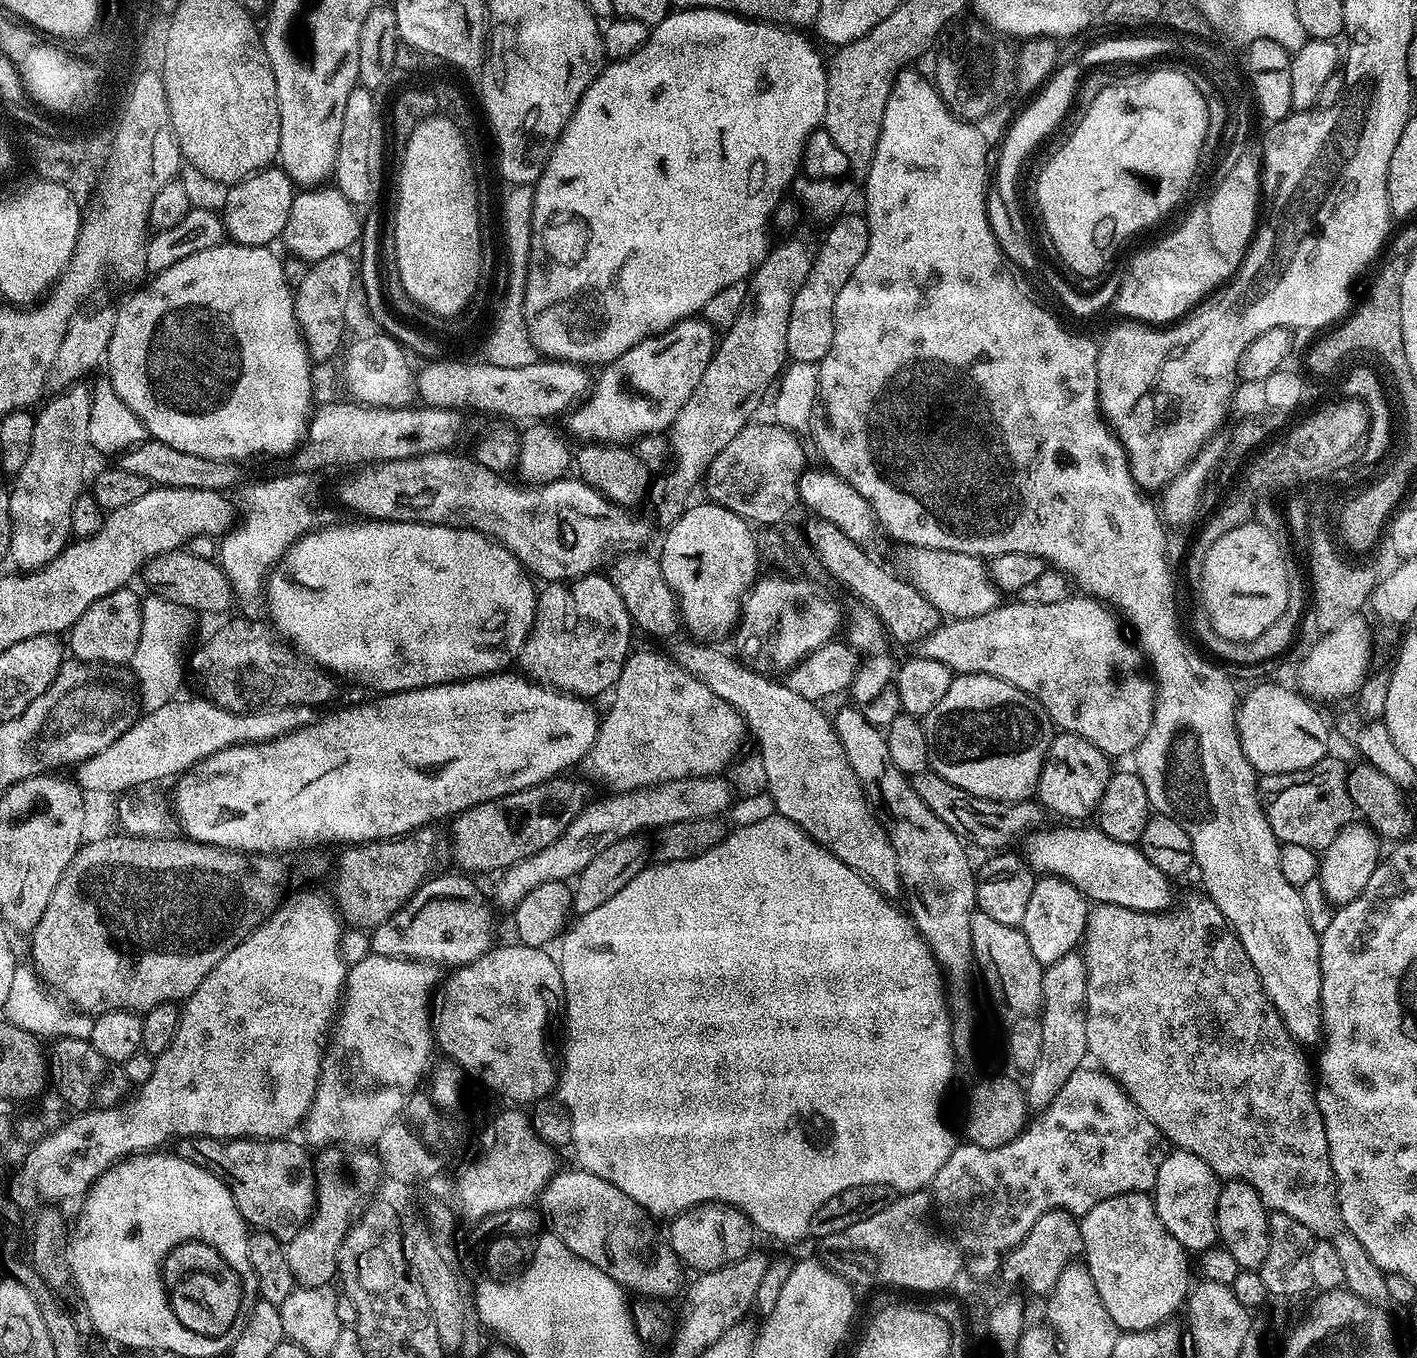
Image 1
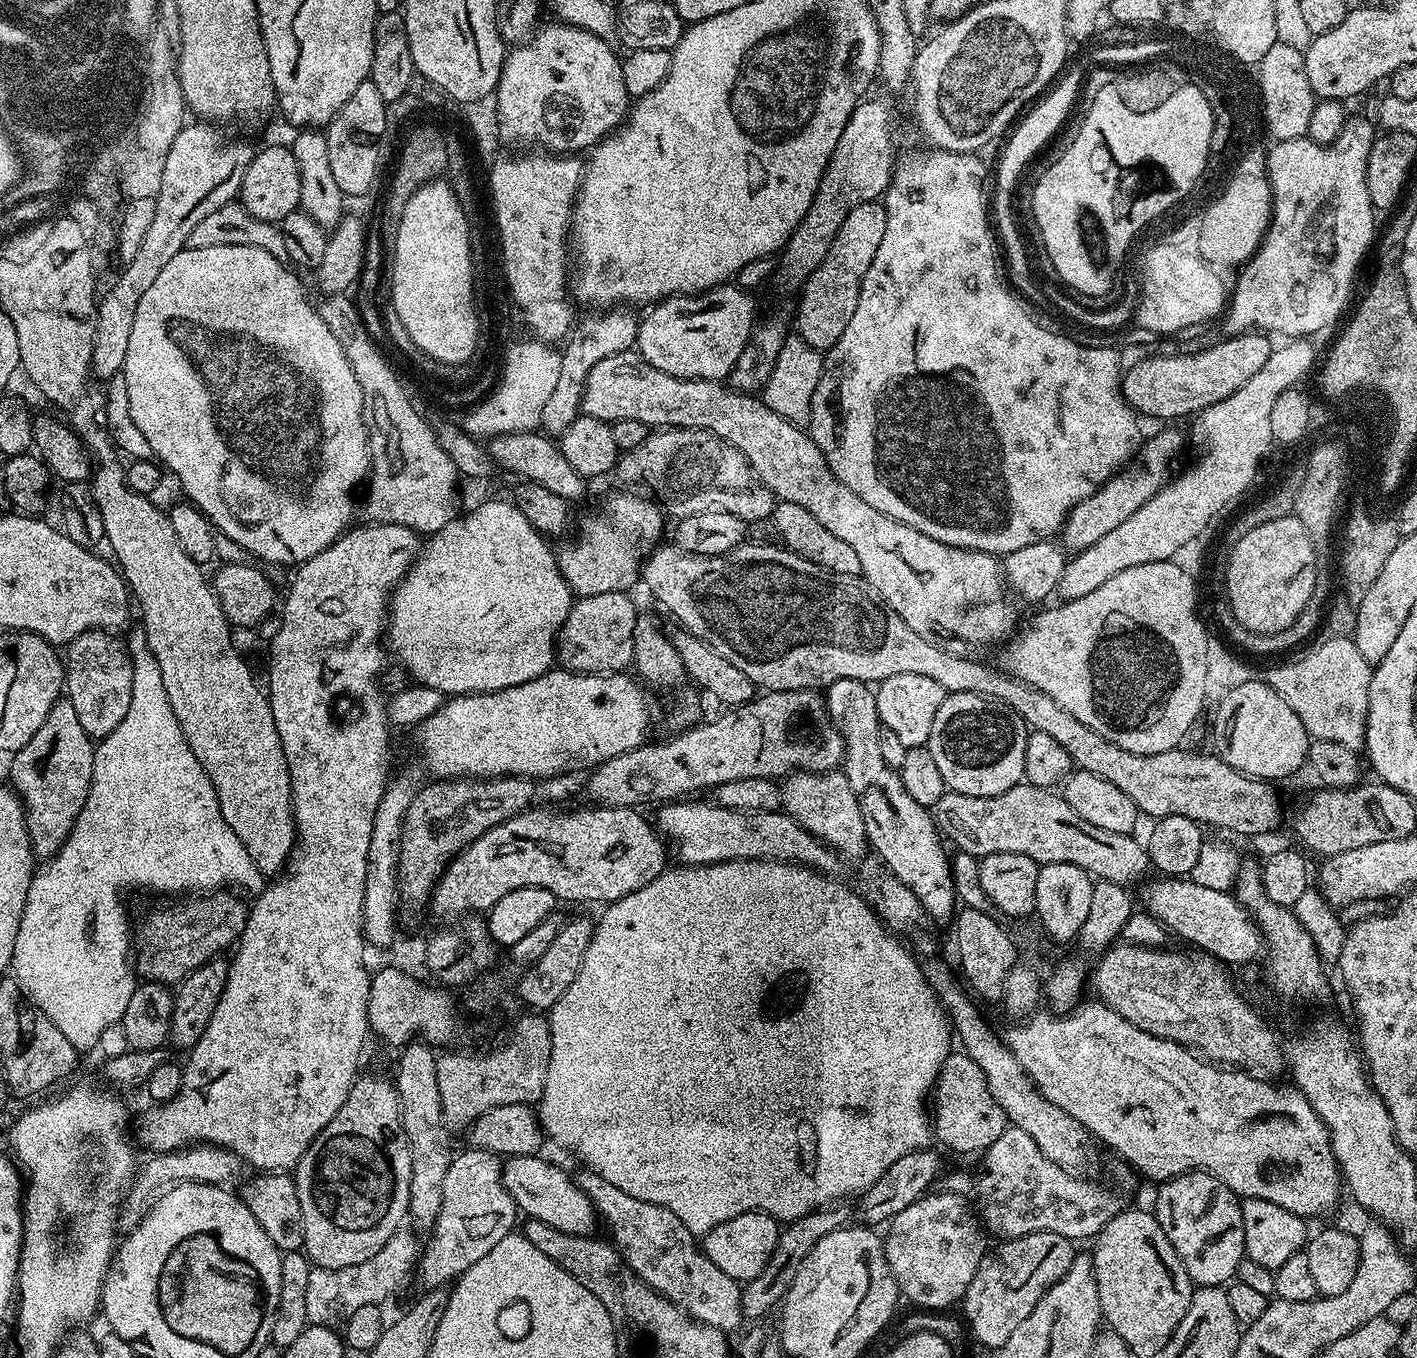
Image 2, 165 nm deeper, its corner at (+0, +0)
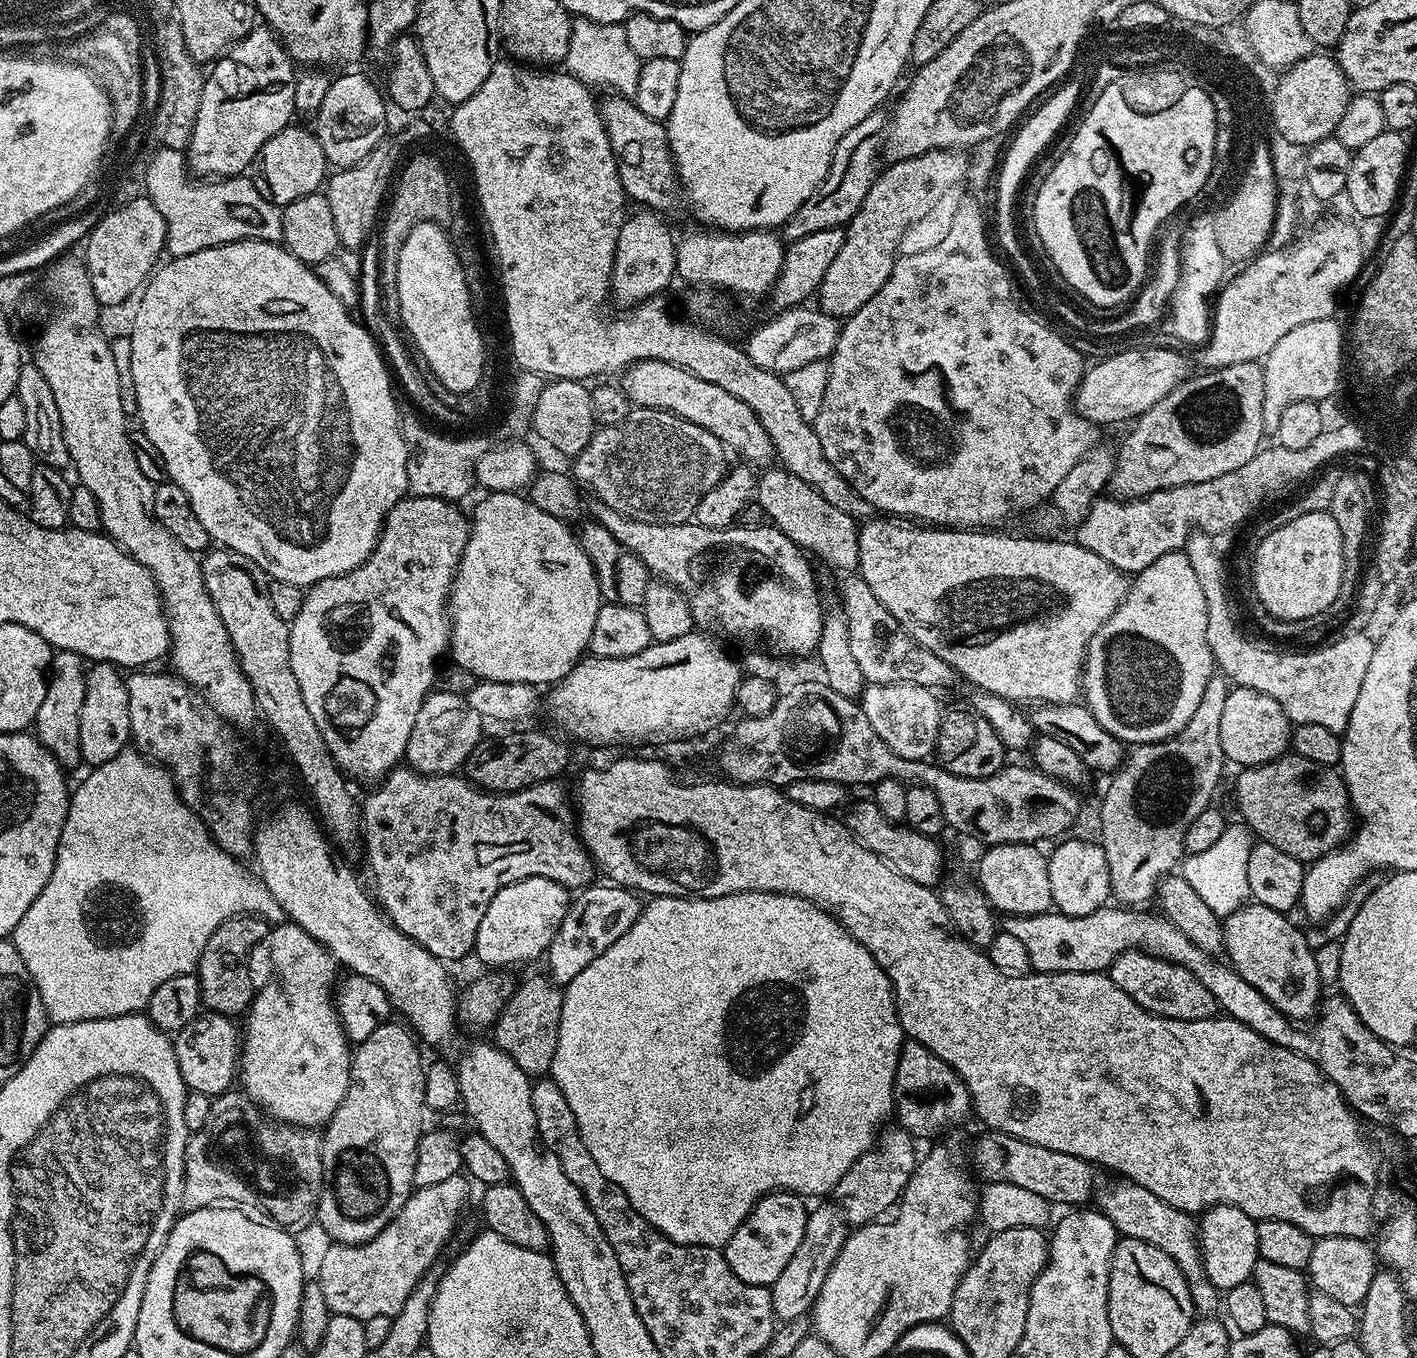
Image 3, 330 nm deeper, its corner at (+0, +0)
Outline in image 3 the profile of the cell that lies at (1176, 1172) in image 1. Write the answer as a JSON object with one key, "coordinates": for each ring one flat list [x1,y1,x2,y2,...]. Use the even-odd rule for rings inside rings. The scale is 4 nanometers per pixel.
{"coordinates":[[1216,1204,1199,1217,1198,1235,1206,1278,1210,1278,1215,1288,1227,1290,1251,1280,1256,1261,1260,1259,1258,1230,1251,1216,1233,1204]]}

